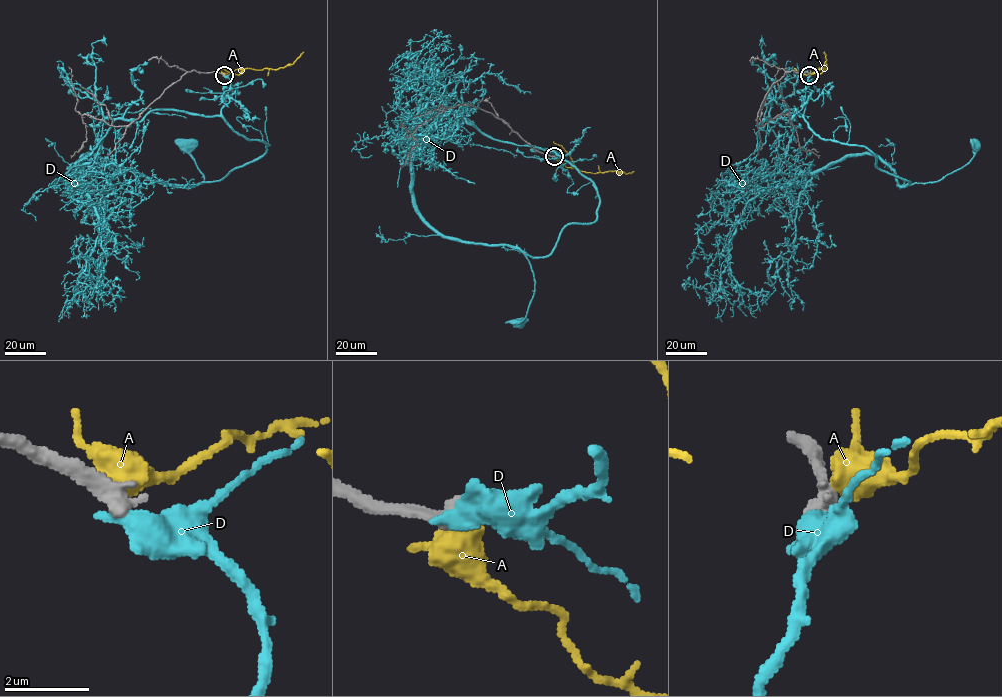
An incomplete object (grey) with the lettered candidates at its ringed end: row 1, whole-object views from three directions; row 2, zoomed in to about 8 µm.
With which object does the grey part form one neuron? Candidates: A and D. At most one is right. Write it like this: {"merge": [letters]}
{"merge": []}

